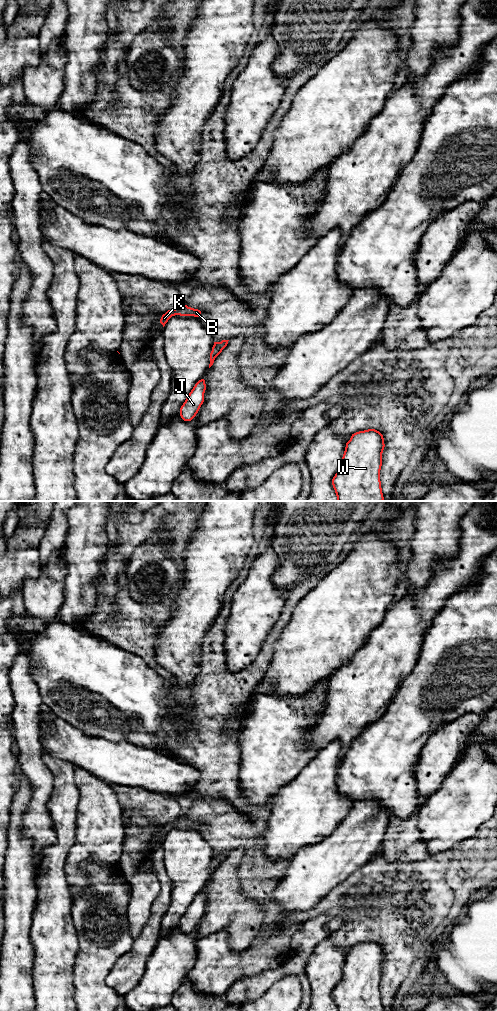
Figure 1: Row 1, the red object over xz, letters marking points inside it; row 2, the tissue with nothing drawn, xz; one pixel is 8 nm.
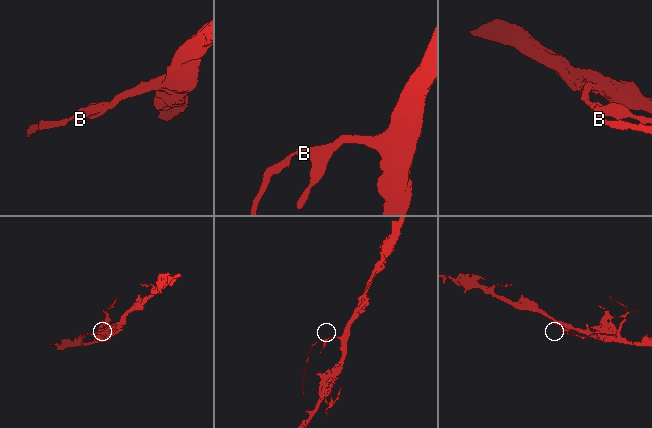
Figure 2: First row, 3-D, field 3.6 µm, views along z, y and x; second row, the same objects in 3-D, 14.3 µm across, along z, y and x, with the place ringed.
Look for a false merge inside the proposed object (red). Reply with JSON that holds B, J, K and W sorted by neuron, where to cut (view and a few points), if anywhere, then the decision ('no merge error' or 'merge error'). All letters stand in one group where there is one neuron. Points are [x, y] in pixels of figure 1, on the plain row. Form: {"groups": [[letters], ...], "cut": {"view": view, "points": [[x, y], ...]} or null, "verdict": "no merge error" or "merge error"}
{"groups": [["B", "J", "K", "W"]], "cut": null, "verdict": "no merge error"}

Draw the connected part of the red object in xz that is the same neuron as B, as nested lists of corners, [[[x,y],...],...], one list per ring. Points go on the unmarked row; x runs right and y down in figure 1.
[[[182,815],[175,821],[168,822],[165,826],[163,826],[160,831],[160,835],[164,839],[168,832],[175,827],[199,829],[201,827],[201,823],[198,821],[188,819],[187,817]]]

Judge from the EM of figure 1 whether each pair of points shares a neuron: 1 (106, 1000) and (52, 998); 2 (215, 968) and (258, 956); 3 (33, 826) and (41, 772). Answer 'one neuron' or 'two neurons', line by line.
1: two neurons
2: one neuron
3: one neuron

